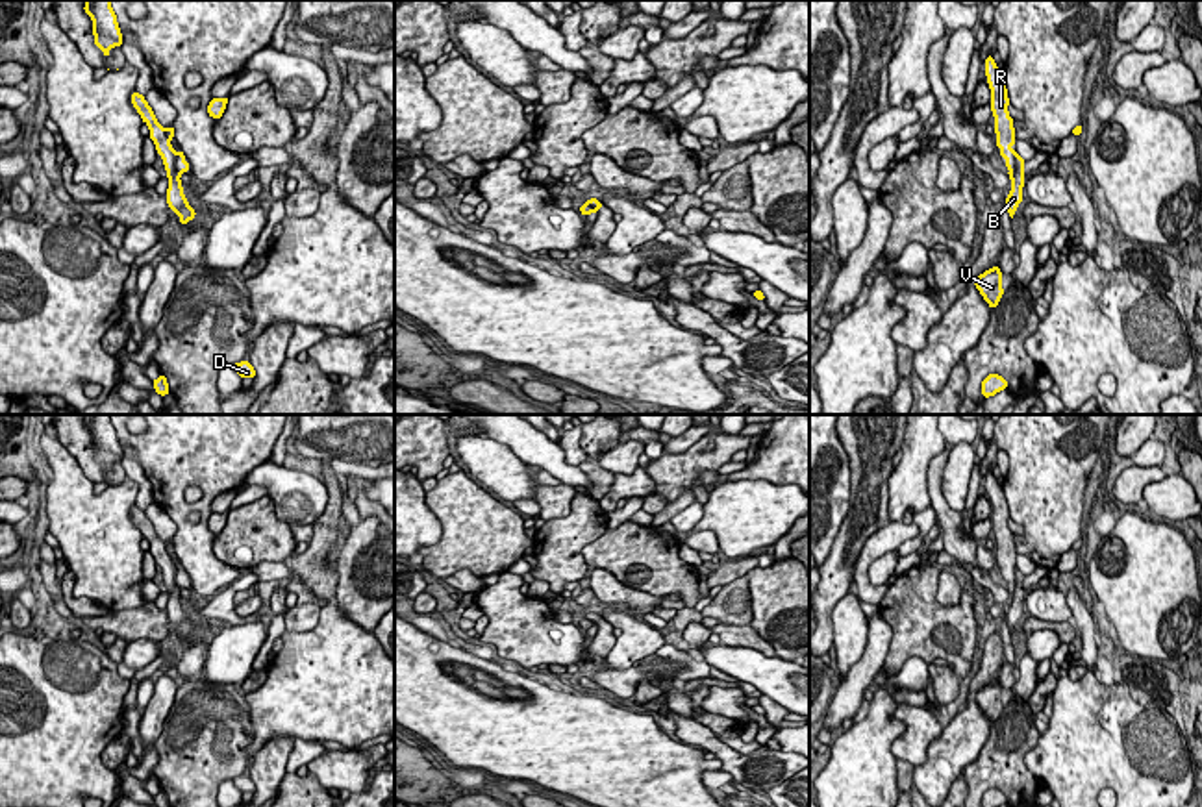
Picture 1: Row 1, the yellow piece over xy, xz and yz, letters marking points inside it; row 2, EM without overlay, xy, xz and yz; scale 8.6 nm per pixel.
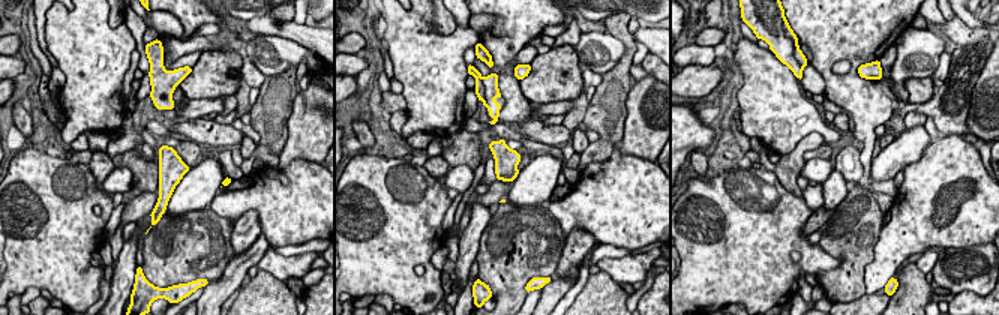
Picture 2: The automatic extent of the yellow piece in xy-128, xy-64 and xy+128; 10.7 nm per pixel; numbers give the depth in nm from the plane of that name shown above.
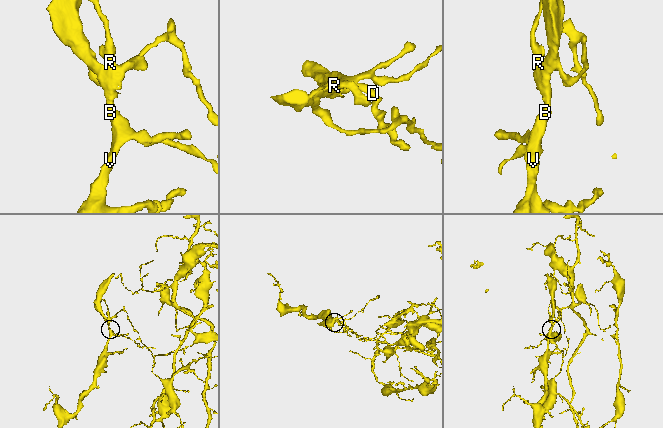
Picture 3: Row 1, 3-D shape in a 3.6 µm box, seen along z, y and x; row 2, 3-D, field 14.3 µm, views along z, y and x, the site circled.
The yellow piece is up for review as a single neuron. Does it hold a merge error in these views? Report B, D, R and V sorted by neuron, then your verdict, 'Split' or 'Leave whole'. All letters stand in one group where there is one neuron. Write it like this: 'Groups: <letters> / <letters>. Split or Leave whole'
Groups: B D V / R. Split

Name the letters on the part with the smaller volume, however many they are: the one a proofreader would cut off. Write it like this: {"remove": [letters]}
{"remove": ["B", "D", "V"]}

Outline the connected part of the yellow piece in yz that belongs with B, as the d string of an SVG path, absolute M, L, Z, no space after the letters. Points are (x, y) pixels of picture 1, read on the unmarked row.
M1015 566L1015 589L1011 592L1011 605L1009 611L1006 613L1006 624L1009 631L1013 633L1019 618L1022 616L1022 602L1024 602L1024 574Z

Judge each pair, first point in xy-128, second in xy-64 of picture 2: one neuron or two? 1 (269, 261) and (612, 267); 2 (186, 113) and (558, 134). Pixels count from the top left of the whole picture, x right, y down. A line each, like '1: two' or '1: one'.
1: one
2: two

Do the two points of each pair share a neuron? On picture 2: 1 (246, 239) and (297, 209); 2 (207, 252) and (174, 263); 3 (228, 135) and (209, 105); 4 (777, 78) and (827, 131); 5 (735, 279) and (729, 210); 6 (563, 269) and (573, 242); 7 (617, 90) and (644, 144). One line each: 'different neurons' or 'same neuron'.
1: different neurons
2: same neuron
3: different neurons
4: same neuron
5: same neuron
6: same neuron
7: different neurons

